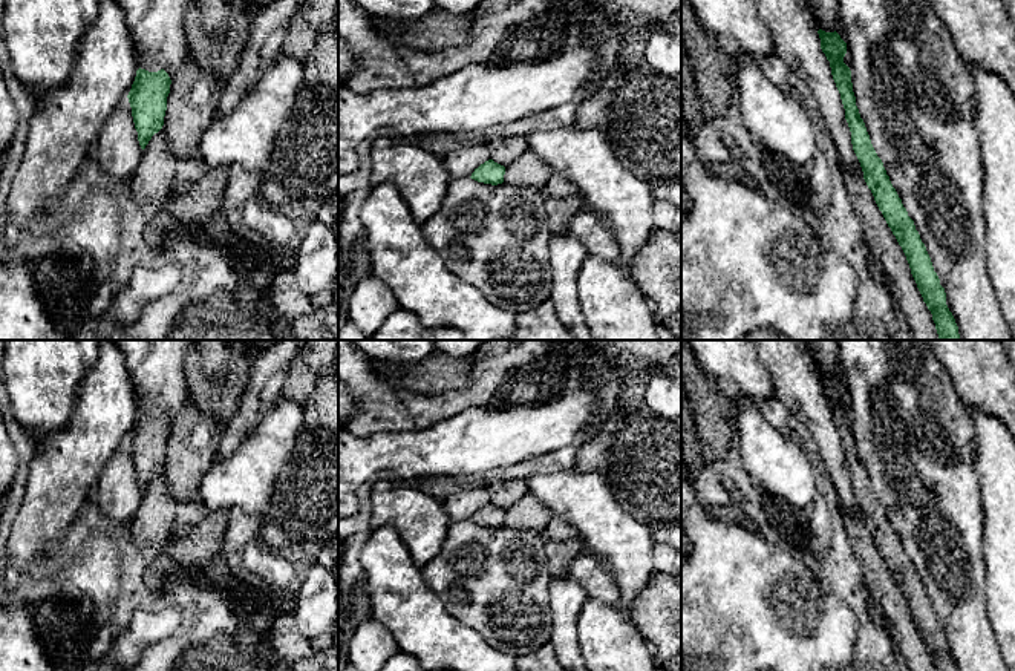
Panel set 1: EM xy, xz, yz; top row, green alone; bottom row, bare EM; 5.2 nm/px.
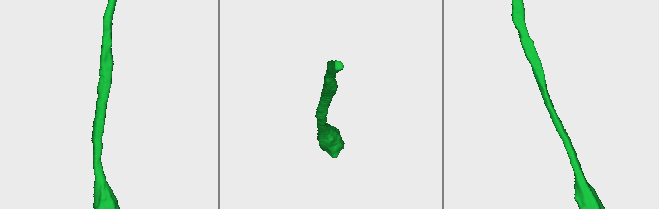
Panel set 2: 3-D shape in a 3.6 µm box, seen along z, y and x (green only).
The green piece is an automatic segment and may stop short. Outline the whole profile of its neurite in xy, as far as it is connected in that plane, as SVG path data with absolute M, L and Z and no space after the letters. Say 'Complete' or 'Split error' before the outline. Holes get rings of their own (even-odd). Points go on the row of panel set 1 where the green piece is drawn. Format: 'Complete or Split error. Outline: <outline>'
Complete. Outline: M139 67L136 70L136 77L127 98L142 150L152 136L164 126L170 84L171 80L164 69L148 72Z

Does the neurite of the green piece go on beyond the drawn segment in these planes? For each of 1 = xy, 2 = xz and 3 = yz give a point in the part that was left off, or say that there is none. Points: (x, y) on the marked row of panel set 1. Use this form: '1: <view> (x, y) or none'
1: none
2: none
3: none

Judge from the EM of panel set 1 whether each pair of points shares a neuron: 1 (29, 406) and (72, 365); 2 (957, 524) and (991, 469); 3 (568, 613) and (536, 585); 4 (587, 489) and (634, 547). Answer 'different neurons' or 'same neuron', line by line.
1: same neuron
2: different neurons
3: different neurons
4: same neuron

